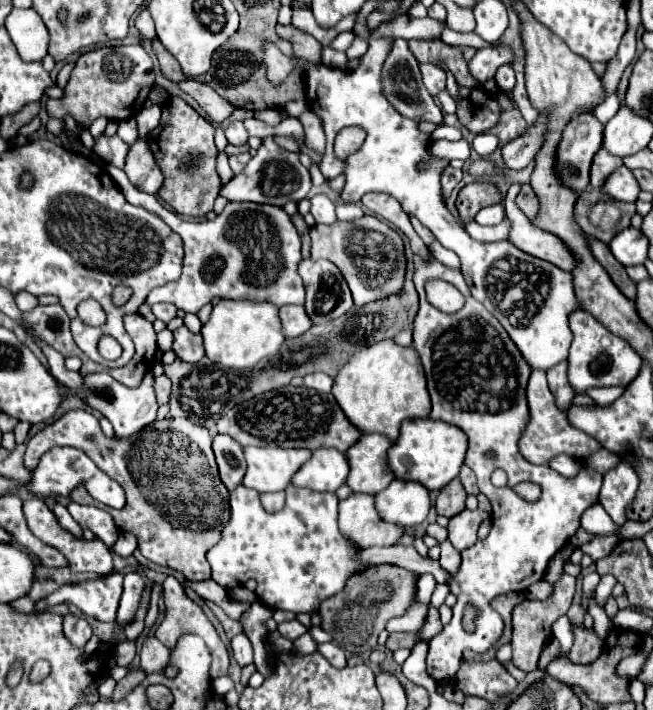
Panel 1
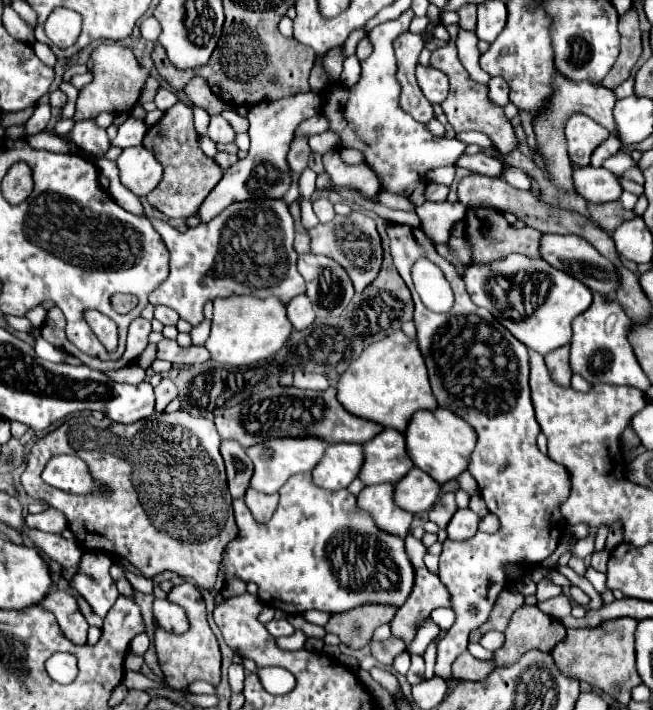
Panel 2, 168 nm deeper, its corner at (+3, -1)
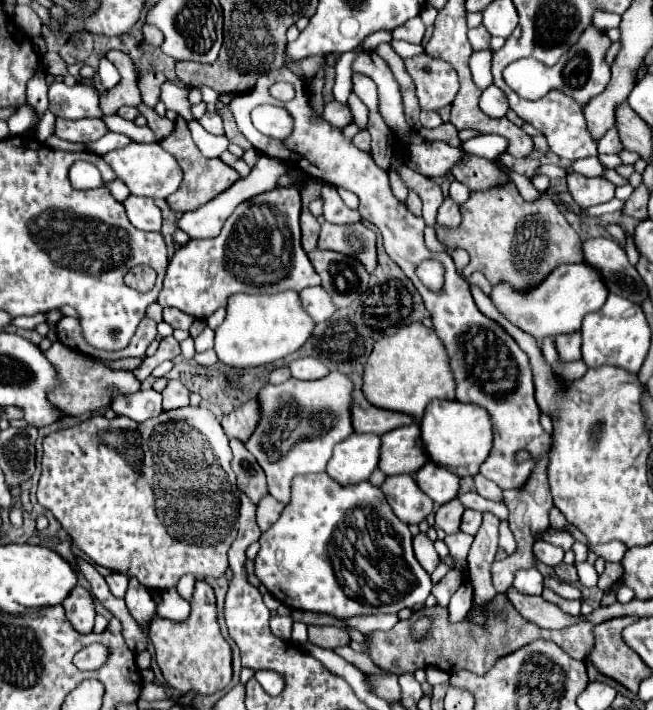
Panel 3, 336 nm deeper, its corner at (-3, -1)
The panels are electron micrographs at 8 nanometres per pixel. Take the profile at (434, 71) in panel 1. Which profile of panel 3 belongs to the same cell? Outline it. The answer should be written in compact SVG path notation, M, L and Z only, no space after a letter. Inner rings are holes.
M421 53L405 59L405 69L415 83L415 93L423 111L439 111L453 103L459 81L455 69L447 61Z

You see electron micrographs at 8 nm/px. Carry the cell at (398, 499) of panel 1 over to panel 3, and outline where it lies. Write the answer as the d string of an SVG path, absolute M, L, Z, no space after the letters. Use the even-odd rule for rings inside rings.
M429 461L415 473L417 485L437 503L443 505L459 495L459 477L449 469Z

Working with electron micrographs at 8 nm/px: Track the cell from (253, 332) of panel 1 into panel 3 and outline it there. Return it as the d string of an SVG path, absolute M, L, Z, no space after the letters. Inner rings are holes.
M297 291L275 295L237 293L229 299L227 317L215 329L215 353L229 367L259 367L295 353L311 337L315 321L301 305Z

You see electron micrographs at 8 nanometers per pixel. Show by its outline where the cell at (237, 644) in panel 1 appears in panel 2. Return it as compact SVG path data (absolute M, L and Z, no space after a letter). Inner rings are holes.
M233 663L229 667L229 685L231 685L231 691L241 691L243 689L243 665L237 665Z

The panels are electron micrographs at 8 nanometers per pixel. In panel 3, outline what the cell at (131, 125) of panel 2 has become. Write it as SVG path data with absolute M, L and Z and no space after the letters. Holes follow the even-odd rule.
M107 133L107 135L103 135L101 139L97 139L97 141L93 141L93 143L85 143L85 151L91 151L91 153L95 153L95 155L107 155L109 151L113 151L113 149L121 149L121 147L125 147L129 143L129 139L125 137L125 135L121 135L121 133Z

